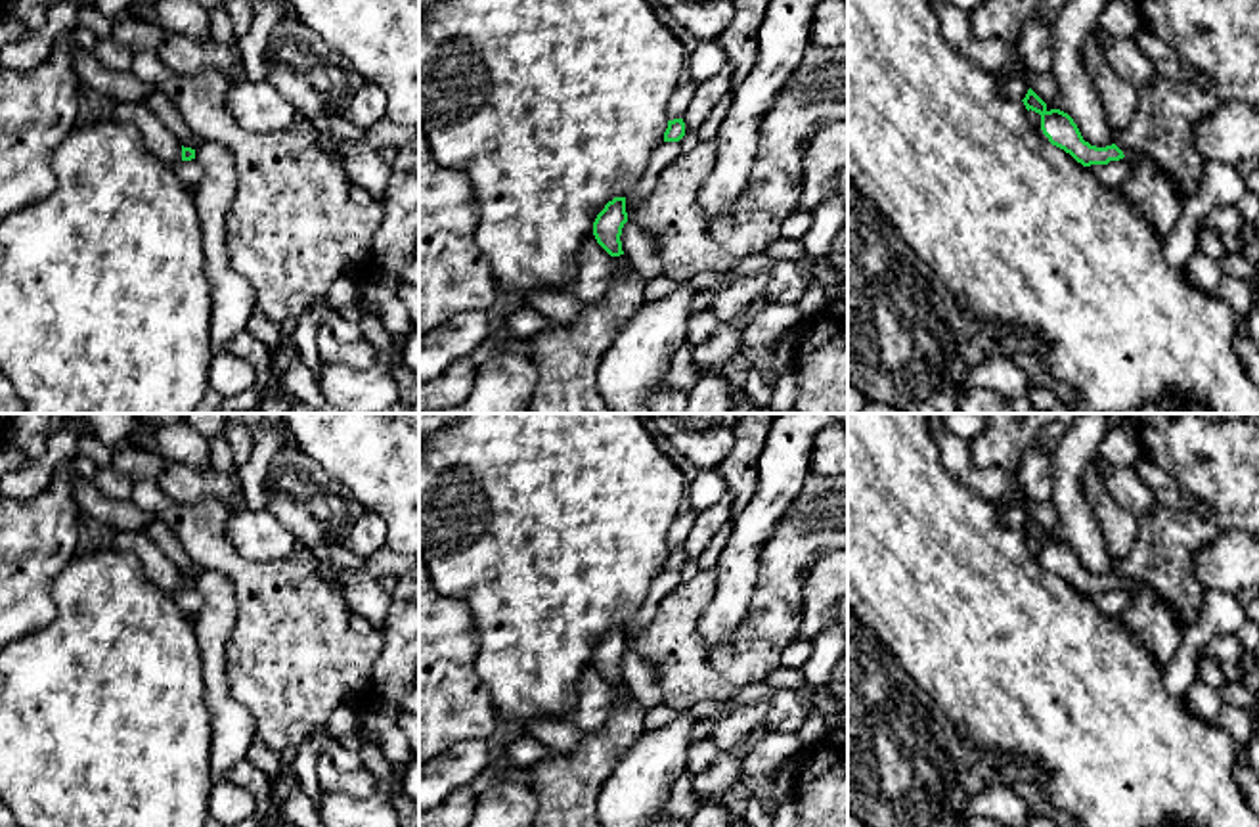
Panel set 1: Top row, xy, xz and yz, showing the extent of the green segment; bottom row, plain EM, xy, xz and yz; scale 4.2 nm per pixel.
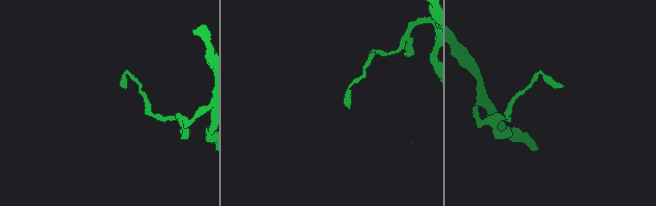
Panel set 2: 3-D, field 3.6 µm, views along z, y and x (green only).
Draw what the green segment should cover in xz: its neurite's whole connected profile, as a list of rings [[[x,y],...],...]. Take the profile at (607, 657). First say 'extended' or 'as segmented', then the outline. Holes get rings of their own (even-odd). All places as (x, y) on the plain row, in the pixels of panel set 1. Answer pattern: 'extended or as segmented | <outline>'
as segmented | [[[614,626],[605,634],[593,651],[593,664],[597,672],[610,683],[620,685],[622,680],[622,657],[628,651],[626,626]]]

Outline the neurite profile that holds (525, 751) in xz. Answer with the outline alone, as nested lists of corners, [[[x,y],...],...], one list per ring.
[[[519,733],[513,745],[505,750],[505,756],[519,770],[528,770],[534,764],[555,756],[557,750],[545,747],[540,739],[530,733]]]

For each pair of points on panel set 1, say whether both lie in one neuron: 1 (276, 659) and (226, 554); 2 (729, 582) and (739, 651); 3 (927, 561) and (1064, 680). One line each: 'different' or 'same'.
1: same
2: different
3: same

